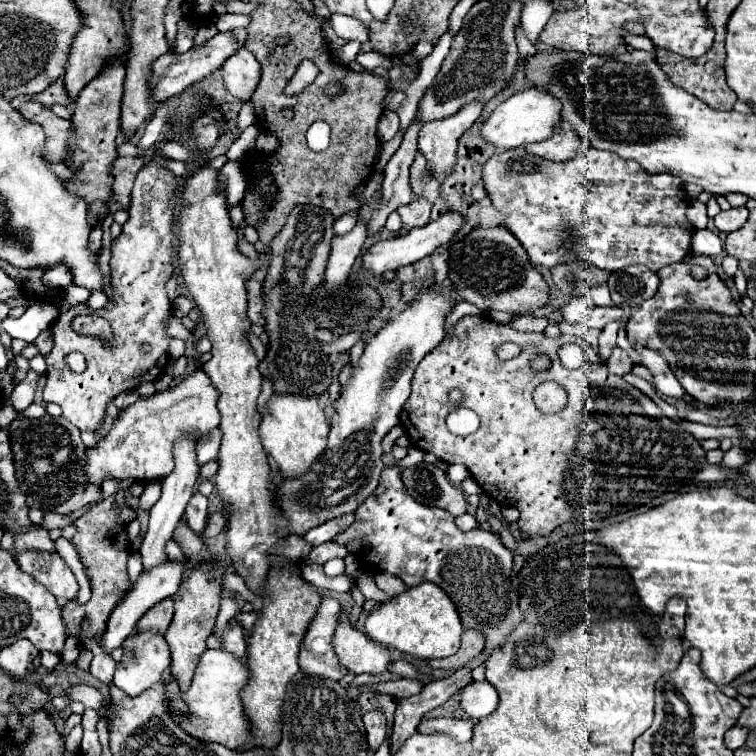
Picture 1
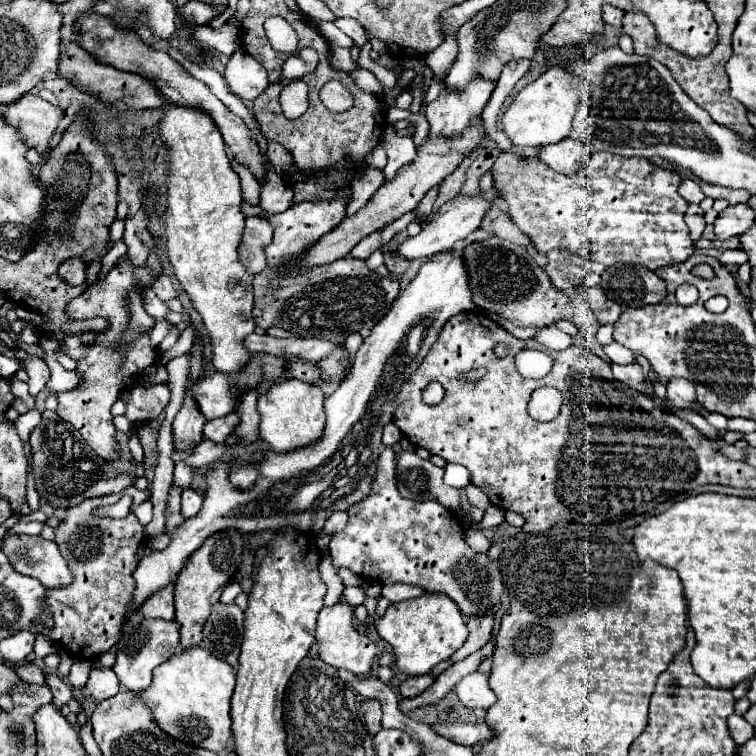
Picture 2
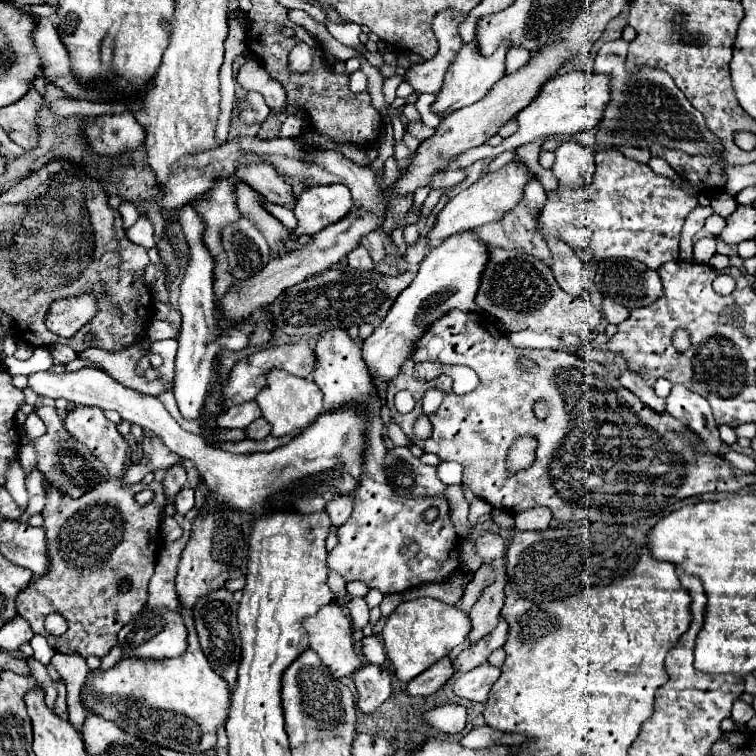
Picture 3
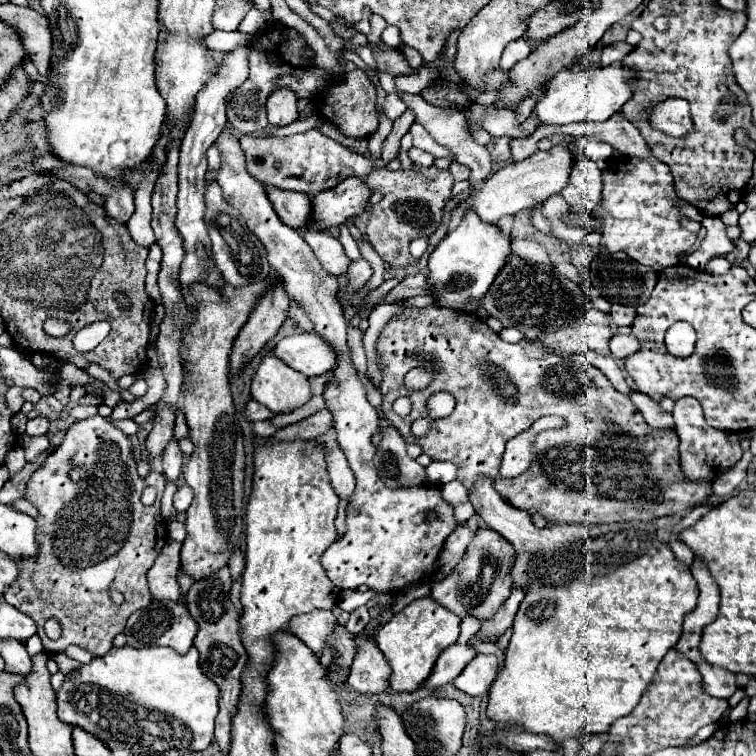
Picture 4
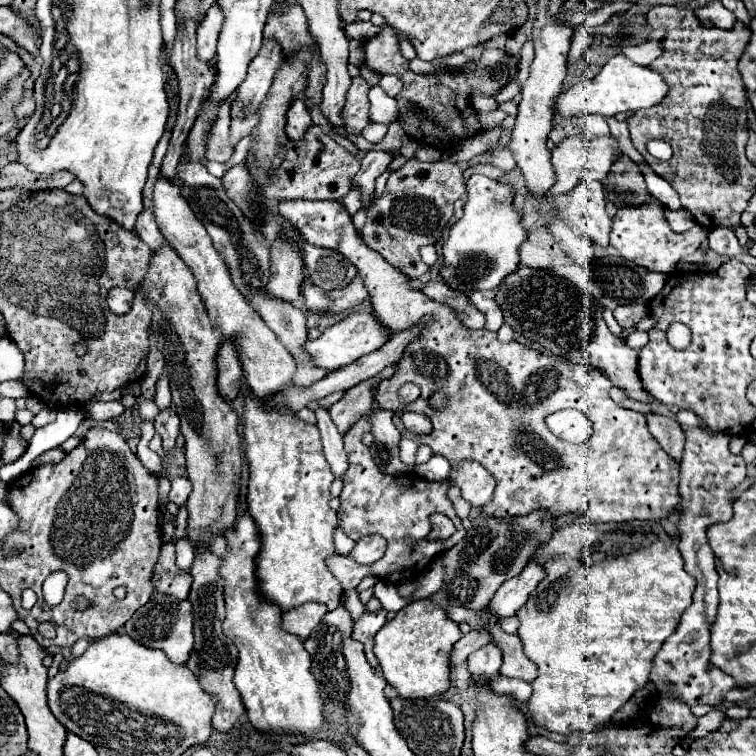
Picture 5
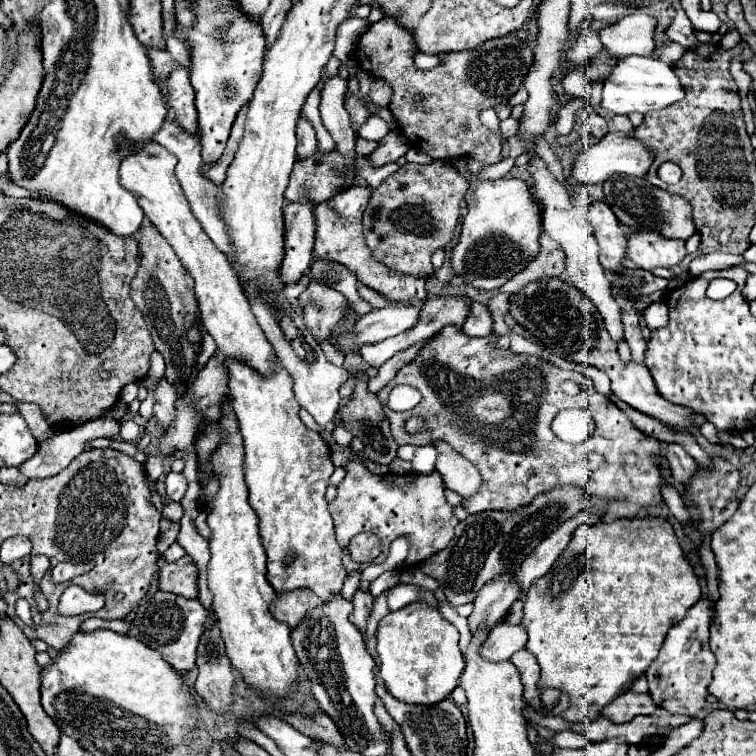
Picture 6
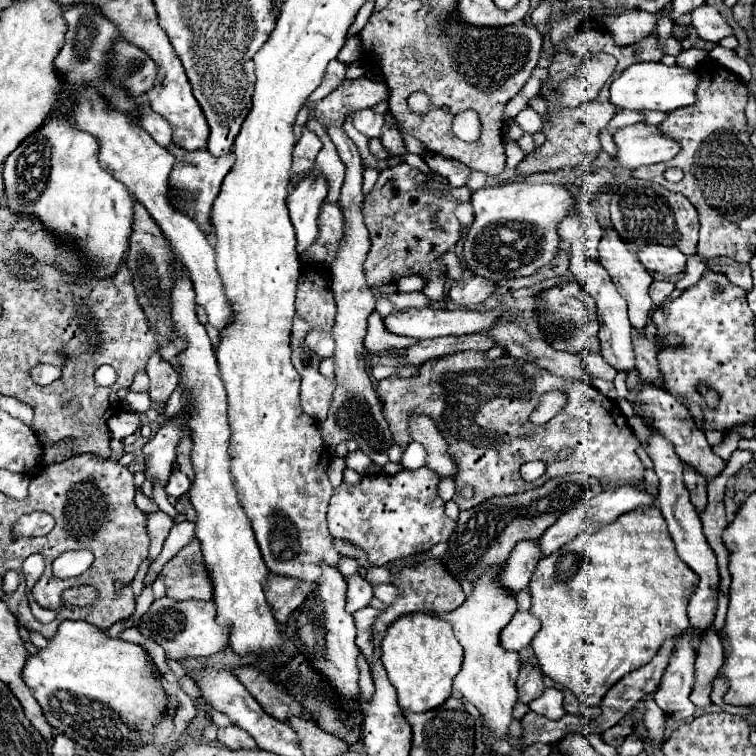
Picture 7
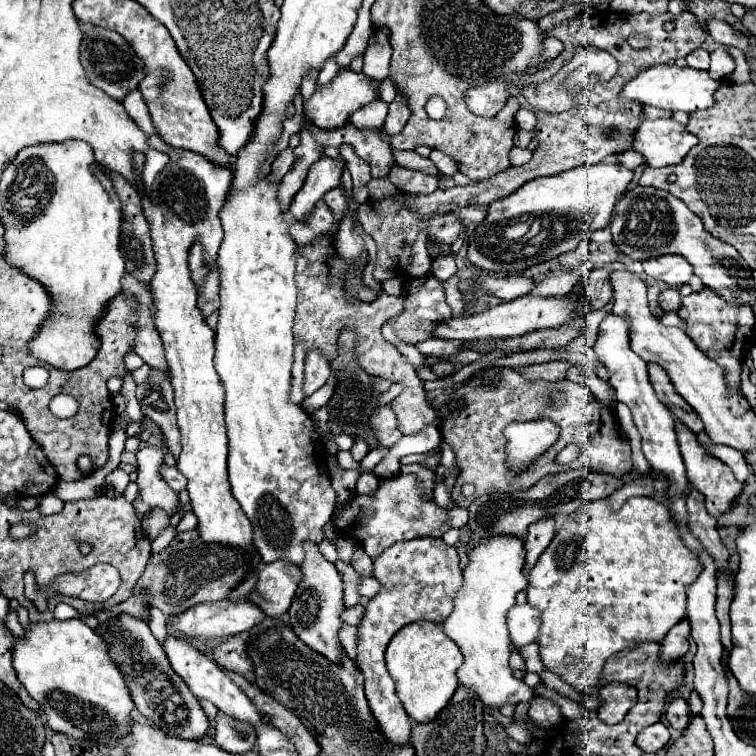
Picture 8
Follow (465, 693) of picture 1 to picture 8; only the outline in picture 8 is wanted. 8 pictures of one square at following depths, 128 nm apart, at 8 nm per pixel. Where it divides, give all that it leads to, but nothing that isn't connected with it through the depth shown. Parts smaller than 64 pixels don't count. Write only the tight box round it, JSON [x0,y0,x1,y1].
[508,604,540,648]

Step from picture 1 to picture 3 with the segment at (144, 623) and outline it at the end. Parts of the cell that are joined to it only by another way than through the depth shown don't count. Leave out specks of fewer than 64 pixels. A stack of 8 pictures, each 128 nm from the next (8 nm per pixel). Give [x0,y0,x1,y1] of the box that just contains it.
[148,513,192,610]

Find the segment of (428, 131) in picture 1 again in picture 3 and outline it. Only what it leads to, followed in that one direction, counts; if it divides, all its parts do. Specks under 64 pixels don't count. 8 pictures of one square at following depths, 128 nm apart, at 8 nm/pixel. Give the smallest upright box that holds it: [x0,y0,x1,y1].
[432,40,510,116]

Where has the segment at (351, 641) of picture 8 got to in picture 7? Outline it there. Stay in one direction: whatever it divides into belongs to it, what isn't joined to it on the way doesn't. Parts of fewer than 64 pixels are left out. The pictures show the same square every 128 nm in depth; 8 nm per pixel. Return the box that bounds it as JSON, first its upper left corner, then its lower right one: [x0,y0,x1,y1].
[358,654,374,702]

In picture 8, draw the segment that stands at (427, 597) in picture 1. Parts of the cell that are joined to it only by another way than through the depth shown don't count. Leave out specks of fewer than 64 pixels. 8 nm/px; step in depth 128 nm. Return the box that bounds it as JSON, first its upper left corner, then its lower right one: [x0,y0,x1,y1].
[386,622,462,724]

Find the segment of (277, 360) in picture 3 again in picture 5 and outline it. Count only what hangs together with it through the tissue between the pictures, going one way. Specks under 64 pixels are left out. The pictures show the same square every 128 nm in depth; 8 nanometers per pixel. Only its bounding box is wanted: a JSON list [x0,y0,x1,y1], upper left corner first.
[306,312,390,370]

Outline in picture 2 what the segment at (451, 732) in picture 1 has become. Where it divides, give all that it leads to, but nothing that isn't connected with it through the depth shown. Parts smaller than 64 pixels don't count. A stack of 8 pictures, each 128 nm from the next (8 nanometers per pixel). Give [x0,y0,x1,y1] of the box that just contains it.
[434,724,494,746]

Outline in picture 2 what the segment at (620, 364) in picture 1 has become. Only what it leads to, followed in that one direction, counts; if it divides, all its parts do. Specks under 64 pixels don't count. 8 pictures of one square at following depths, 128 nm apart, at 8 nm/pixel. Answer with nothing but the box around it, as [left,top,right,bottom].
[612,364,650,394]

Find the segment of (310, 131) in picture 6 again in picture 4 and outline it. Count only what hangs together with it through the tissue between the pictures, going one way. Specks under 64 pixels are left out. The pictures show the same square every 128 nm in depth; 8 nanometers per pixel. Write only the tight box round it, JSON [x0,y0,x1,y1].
[268,88,298,126]

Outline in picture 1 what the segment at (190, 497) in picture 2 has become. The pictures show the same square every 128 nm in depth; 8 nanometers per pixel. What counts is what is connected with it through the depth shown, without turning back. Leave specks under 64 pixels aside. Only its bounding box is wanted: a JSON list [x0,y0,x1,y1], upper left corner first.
[186,492,208,534]

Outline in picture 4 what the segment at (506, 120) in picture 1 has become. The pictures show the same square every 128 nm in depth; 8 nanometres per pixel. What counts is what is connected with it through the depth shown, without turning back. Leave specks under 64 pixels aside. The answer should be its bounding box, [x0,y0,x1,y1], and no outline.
[410,62,634,158]

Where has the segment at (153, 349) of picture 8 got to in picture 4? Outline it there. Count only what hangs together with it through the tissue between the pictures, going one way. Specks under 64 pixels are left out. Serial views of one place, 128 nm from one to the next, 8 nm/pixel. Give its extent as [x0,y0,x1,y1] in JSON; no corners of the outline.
[164,438,184,482]

